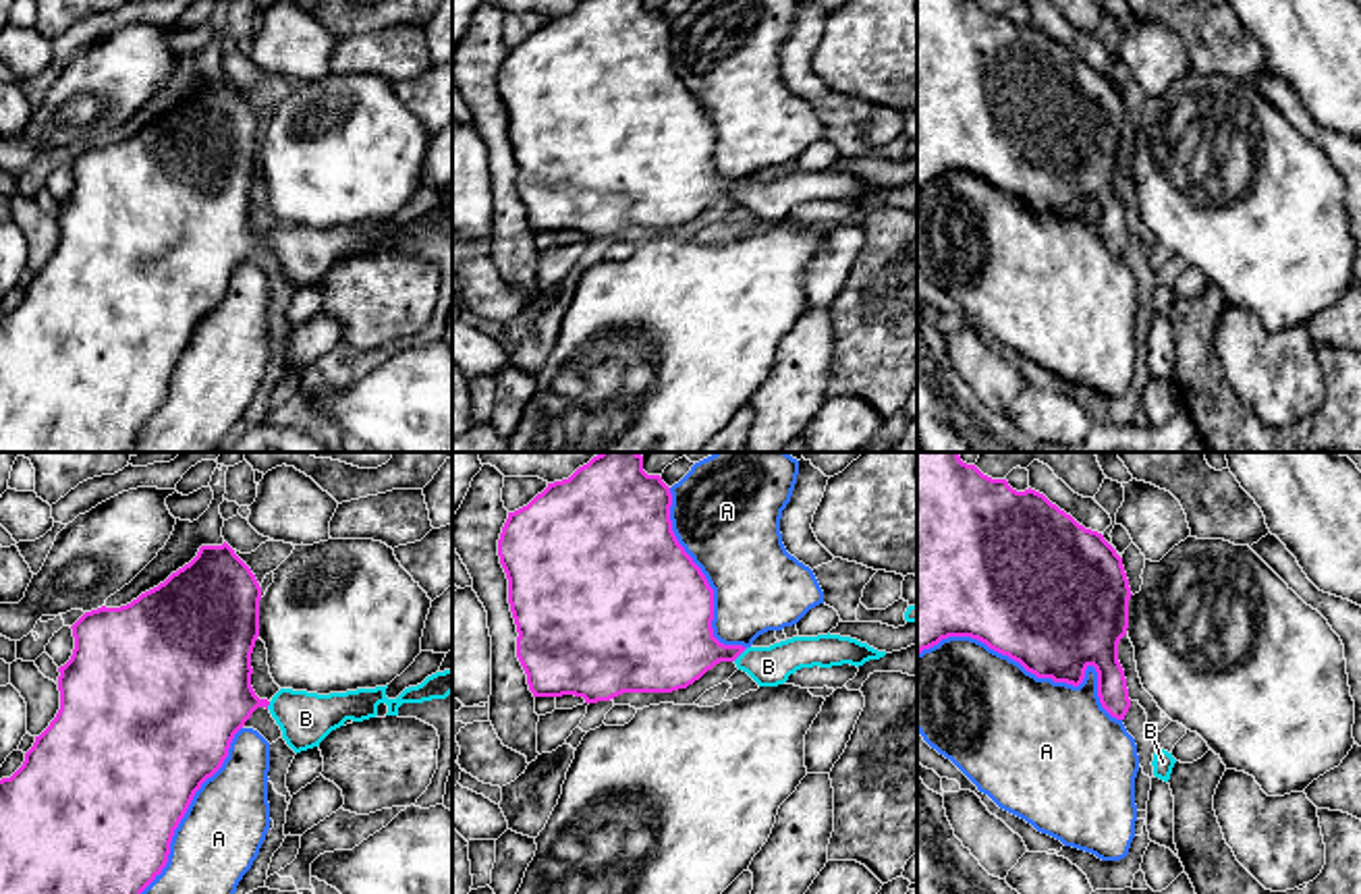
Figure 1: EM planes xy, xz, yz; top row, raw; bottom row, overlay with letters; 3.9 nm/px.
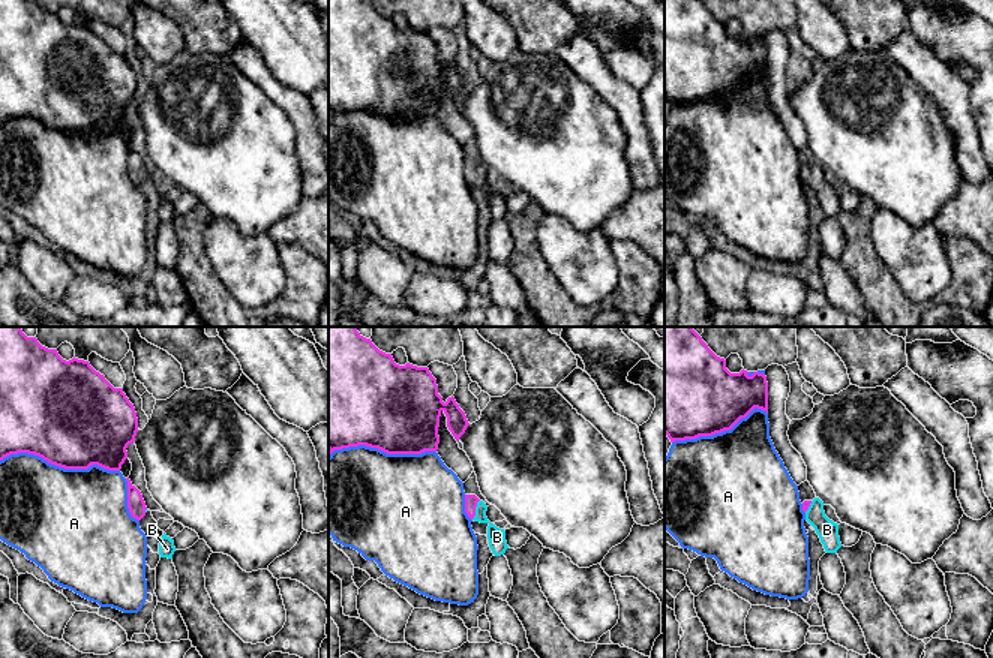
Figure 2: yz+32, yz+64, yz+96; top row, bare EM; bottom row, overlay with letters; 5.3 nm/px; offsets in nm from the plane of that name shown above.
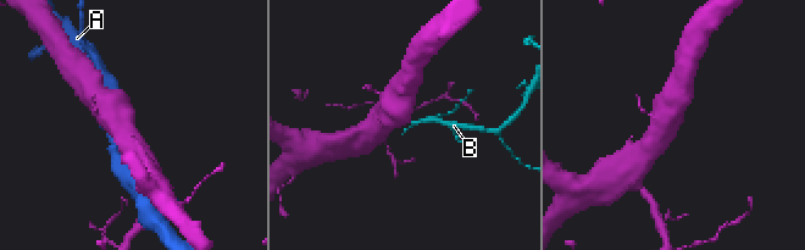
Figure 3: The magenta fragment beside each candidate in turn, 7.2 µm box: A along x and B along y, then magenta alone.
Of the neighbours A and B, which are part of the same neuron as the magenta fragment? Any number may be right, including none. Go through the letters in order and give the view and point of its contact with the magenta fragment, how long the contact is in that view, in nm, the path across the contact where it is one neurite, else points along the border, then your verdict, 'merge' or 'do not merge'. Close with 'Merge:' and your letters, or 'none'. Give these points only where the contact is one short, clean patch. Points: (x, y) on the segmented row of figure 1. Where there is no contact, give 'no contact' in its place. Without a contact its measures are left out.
A: meets magenta in yz at (1038, 677); contact 850 nm long; do not merge
B: meets magenta in xz at (739, 654); contact 80 nm long; runs through xz (675, 648), (739, 654), (768, 666); merge
Merge: B

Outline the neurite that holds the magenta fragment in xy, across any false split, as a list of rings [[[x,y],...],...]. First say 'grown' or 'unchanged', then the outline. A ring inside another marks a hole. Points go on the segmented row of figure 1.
grown; [[[224,541],[222,546],[201,546],[197,556],[172,572],[158,587],[141,593],[120,608],[98,608],[85,612],[71,628],[75,649],[71,660],[58,668],[60,709],[50,726],[35,736],[33,747],[25,753],[23,765],[0,780],[0,894],[141,894],[166,867],[174,830],[185,817],[195,792],[212,778],[228,757],[234,734],[245,726],[257,707],[266,707],[282,730],[282,738],[295,751],[320,747],[320,743],[346,720],[363,722],[378,716],[378,705],[386,703],[386,716],[398,716],[402,703],[423,703],[446,699],[452,693],[452,668],[427,676],[421,685],[405,689],[396,699],[386,697],[386,687],[357,689],[346,693],[317,695],[307,691],[280,689],[270,701],[259,699],[251,687],[251,653],[259,637],[259,599],[261,587],[251,568]]]

